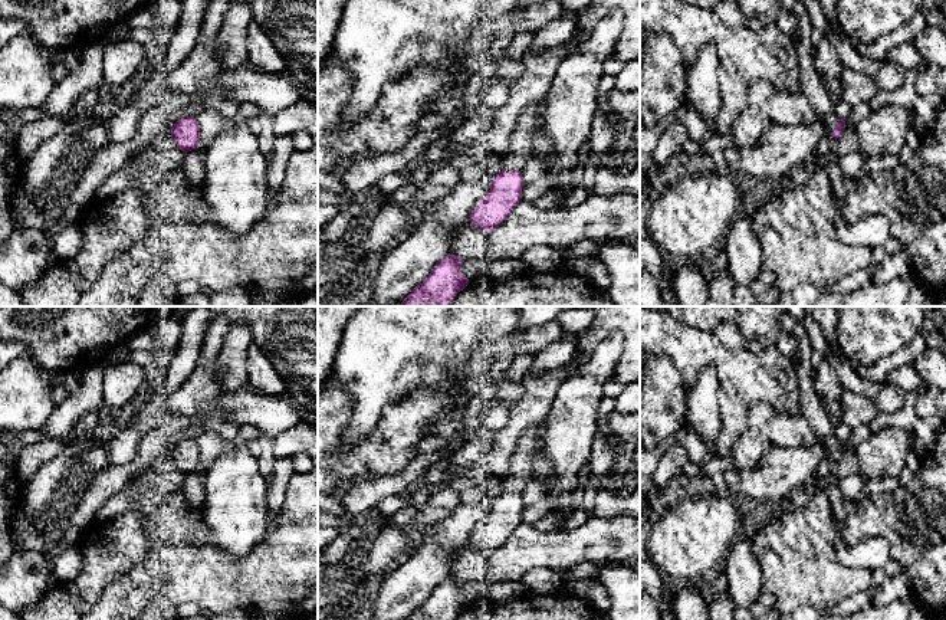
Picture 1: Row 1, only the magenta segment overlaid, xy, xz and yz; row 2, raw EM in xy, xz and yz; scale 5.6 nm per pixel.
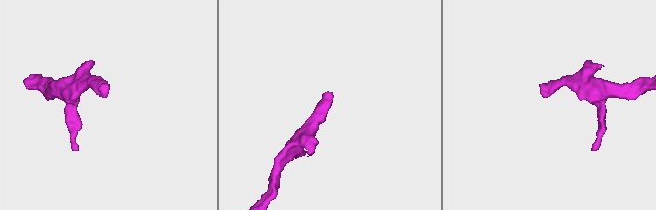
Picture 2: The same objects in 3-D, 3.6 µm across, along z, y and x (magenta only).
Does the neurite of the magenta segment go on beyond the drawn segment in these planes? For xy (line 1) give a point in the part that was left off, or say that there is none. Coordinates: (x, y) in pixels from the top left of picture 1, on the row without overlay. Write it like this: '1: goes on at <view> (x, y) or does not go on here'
1: does not go on here

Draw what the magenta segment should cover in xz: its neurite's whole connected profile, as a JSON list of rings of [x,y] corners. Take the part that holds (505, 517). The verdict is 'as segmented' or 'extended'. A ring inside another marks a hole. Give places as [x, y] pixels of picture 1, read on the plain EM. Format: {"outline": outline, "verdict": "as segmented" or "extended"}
{"outline": [[[531,429],[520,437],[518,449],[509,462],[509,473],[502,479],[502,493],[493,498],[492,511],[470,537],[474,550],[492,554],[502,547],[510,534],[522,524],[520,514],[526,506],[520,492],[533,478],[532,457],[539,432]]], "verdict": "extended"}

